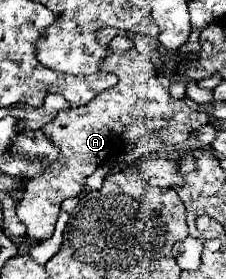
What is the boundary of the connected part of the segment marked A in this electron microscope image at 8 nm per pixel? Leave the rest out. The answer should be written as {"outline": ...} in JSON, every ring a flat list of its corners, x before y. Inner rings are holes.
{"outline":[[136,49,122,51,108,55,100,69,107,73,114,73,118,77,118,85,100,93,90,105,76,107,76,109,64,109,56,119,44,125,46,137,58,147,60,159,46,167,42,175,34,177,26,185,24,199,18,203,18,217,28,227,28,235,34,239,50,239,56,227,56,219,60,215,62,201,68,197,74,197,84,187,84,179,96,171,96,167,108,163,112,157,124,153,124,129,136,121,136,119,156,119,162,117,166,123,160,131,152,131,156,137,162,139,164,145,176,147,184,143,192,133,198,131,198,127,206,125,210,121,208,113,192,111,188,105,180,99,174,99,166,87,162,87,156,81,156,69,154,65,142,57]]}

